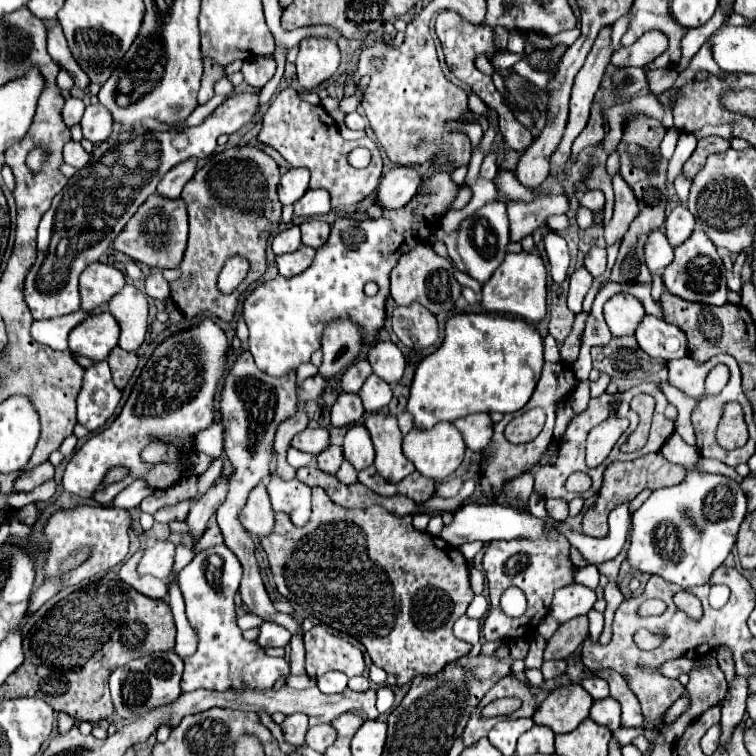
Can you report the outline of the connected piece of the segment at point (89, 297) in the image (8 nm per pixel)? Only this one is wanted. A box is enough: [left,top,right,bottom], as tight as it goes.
[80,262,126,312]

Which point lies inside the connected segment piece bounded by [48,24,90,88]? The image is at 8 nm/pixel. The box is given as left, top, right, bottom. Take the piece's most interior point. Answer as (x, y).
(57, 48)

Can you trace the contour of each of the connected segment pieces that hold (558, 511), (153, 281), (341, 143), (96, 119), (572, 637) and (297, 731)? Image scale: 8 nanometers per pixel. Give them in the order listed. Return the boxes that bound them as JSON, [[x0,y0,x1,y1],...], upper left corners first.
[[546,500,568,520],[146,270,170,300],[258,88,382,208],[80,104,112,144],[544,616,588,660],[282,714,308,746]]

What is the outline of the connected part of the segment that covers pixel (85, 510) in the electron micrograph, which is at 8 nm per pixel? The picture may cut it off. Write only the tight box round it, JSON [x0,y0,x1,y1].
[42,506,134,588]

